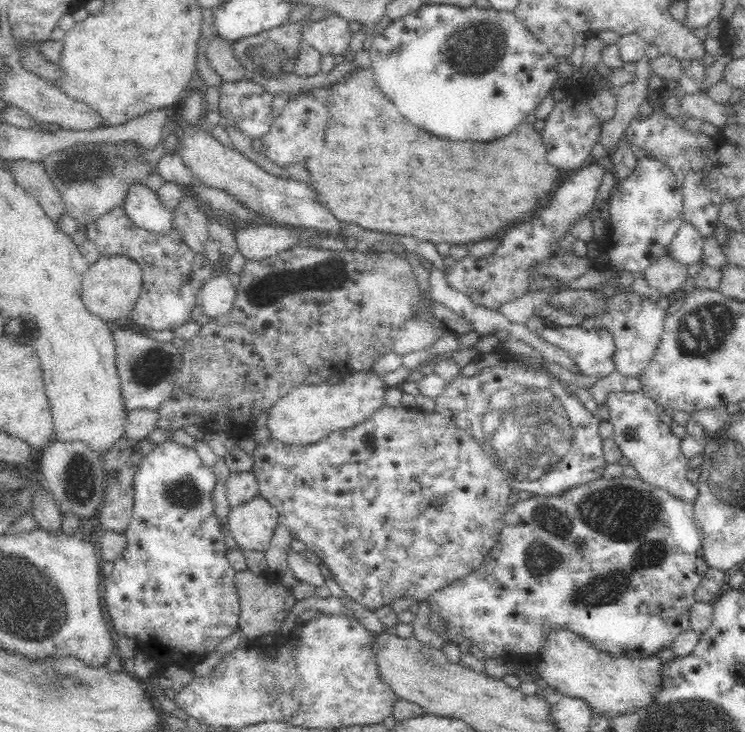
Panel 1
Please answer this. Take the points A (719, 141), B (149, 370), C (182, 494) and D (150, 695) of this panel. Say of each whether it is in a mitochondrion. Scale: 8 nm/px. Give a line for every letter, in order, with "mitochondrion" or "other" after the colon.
A: other
B: mitochondrion
C: mitochondrion
D: other

